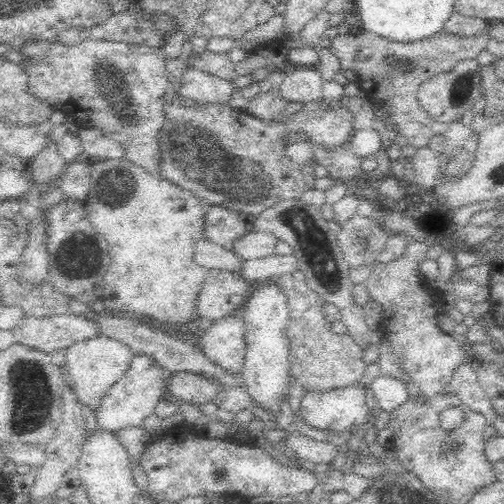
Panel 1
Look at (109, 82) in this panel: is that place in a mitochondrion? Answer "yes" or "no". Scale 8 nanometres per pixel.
yes

